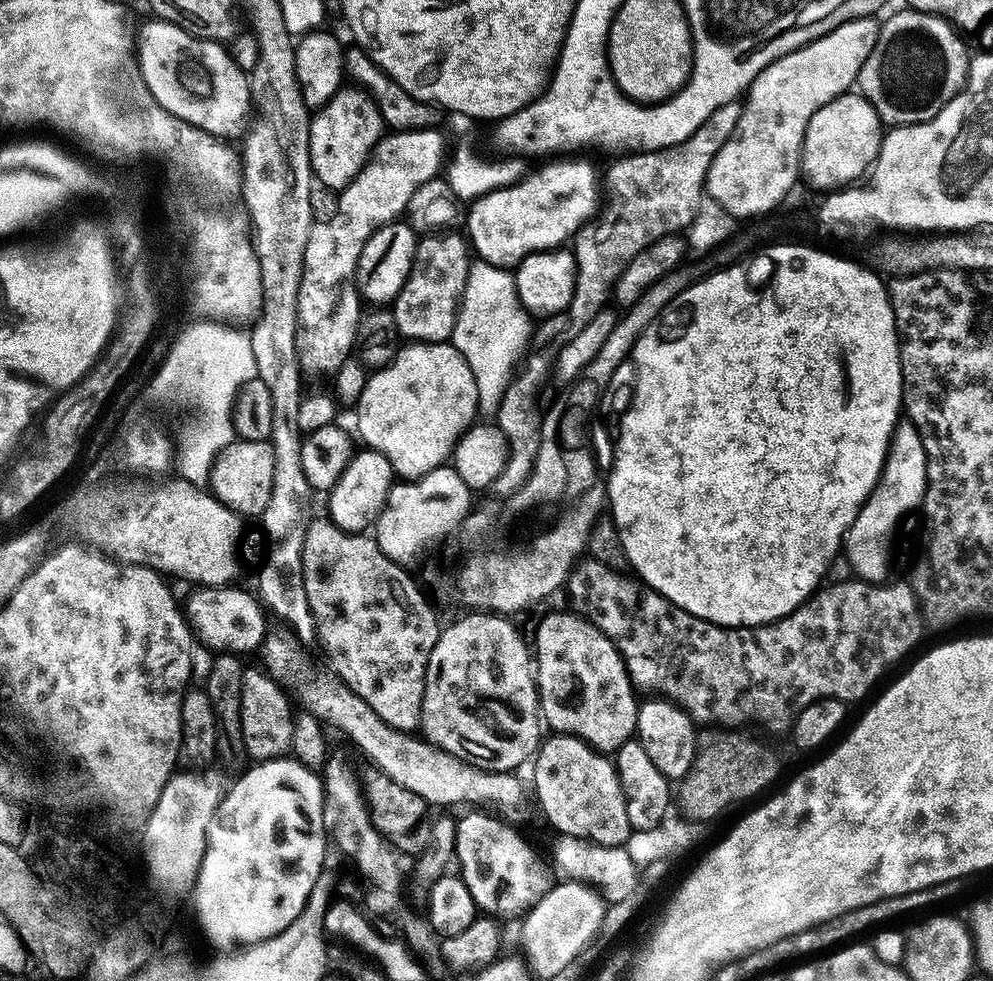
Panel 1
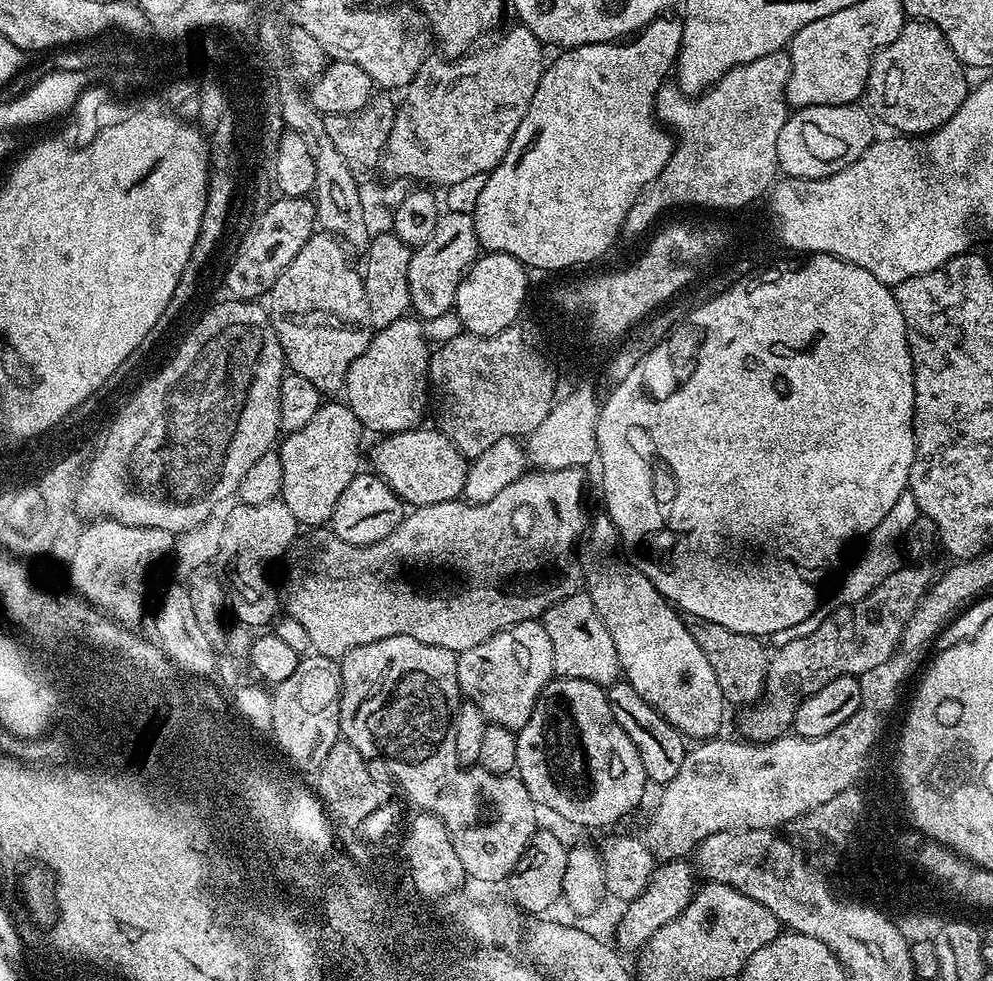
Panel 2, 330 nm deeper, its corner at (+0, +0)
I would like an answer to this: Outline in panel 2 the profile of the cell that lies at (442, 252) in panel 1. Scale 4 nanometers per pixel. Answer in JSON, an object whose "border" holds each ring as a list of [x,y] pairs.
{"border":[[[447,211],[434,226],[434,234],[411,253],[409,262],[409,298],[411,311],[424,320],[438,319],[450,312],[456,291],[468,269],[476,263],[482,245],[476,236],[476,221],[471,215]]]}

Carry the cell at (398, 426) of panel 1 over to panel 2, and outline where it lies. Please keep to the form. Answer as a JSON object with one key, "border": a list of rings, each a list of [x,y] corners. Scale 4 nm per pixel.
{"border":[[[408,318],[393,322],[392,325],[377,331],[366,346],[366,350],[352,363],[346,381],[346,404],[352,409],[353,416],[365,429],[380,434],[395,434],[407,432],[413,427],[416,415],[420,412],[420,399],[426,396],[426,381],[428,378],[428,361],[430,348],[425,342],[417,325],[412,325]]]}

